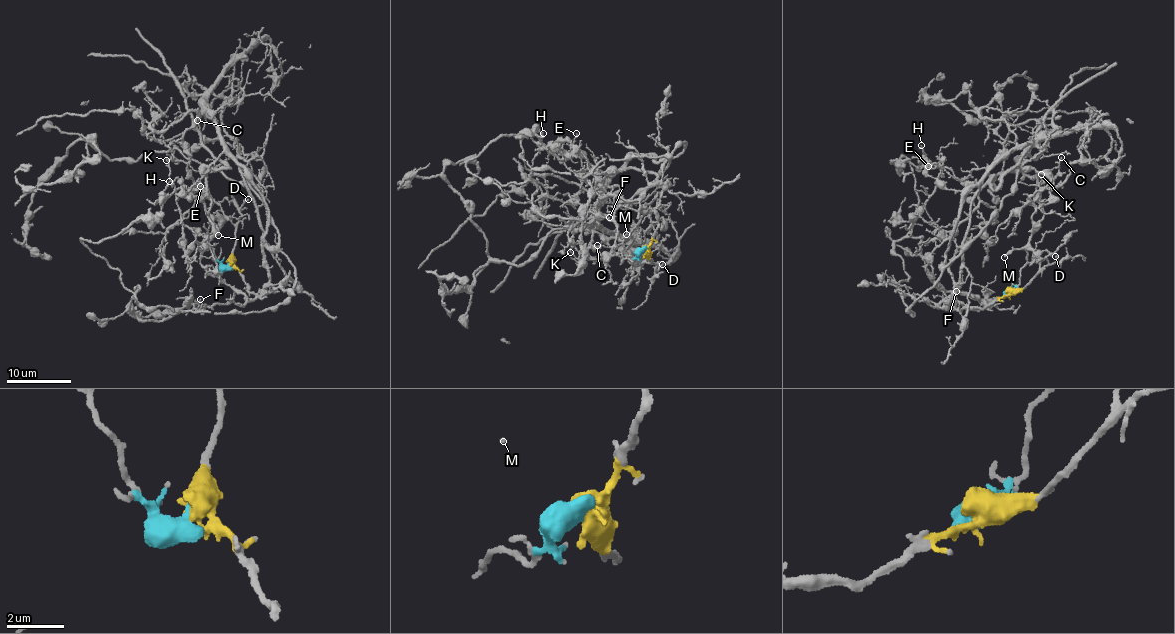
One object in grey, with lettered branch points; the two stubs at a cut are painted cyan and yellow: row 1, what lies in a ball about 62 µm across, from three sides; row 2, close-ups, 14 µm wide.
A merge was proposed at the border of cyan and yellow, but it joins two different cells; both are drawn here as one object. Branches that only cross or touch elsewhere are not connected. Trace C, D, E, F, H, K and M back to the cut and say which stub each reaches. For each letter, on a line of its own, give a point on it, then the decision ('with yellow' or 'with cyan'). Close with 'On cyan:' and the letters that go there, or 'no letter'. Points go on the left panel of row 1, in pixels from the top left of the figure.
C: at (197, 120); with cyan
D: at (248, 199); with yellow
E: at (200, 186); with yellow
F: at (200, 299); with yellow
H: at (169, 181); with yellow
K: at (166, 160); with cyan
M: at (218, 235); with cyan
On cyan: C, K, M

